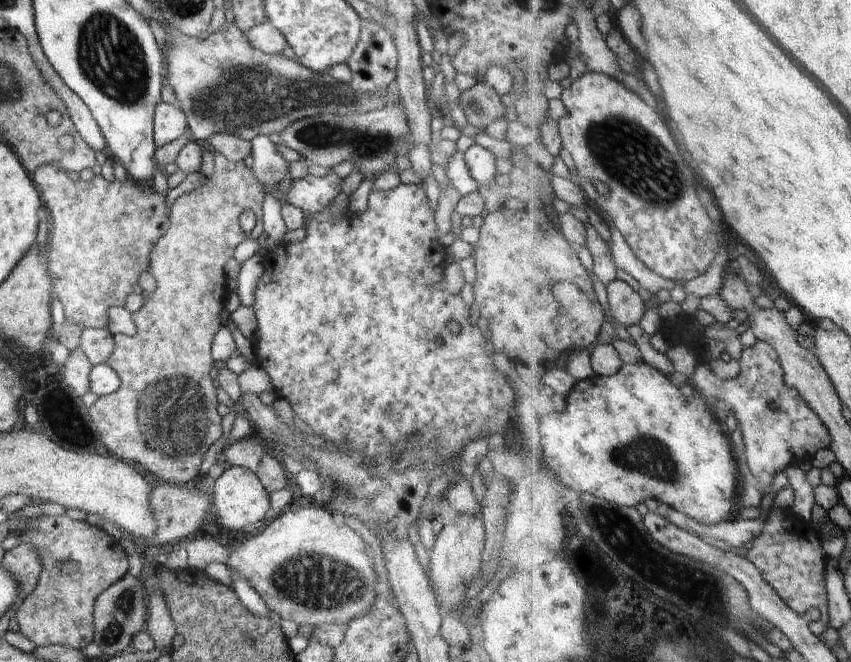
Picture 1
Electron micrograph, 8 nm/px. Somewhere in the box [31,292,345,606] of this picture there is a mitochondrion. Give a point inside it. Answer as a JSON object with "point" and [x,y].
{"point":[171,417]}

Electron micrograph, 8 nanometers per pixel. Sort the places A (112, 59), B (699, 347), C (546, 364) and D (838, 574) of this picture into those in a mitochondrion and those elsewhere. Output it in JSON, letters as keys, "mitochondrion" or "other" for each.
{"A":"mitochondrion","B":"other","C":"other","D":"other"}

